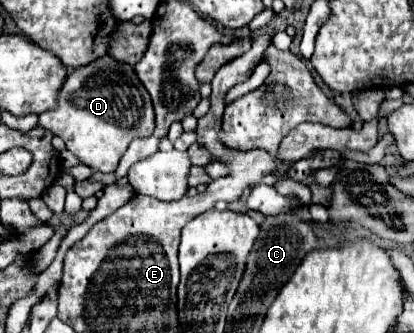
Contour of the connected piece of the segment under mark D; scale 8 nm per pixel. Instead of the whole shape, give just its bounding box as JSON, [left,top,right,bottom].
[39,55,155,173]

